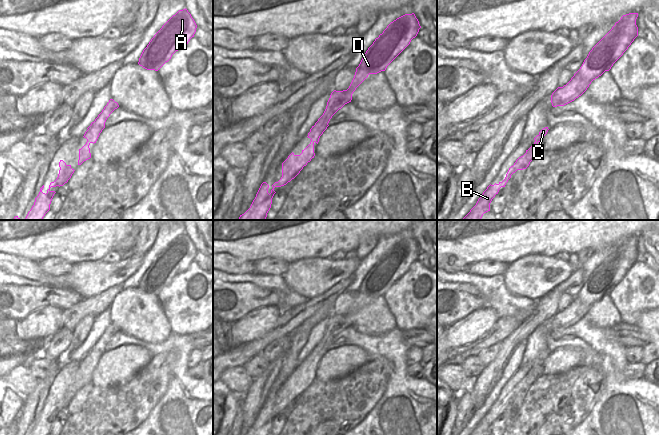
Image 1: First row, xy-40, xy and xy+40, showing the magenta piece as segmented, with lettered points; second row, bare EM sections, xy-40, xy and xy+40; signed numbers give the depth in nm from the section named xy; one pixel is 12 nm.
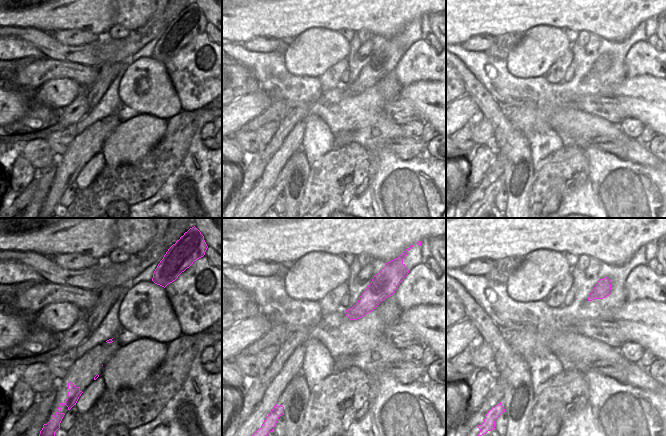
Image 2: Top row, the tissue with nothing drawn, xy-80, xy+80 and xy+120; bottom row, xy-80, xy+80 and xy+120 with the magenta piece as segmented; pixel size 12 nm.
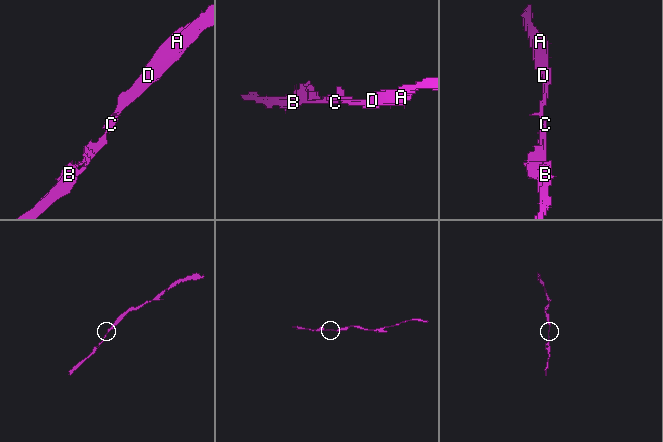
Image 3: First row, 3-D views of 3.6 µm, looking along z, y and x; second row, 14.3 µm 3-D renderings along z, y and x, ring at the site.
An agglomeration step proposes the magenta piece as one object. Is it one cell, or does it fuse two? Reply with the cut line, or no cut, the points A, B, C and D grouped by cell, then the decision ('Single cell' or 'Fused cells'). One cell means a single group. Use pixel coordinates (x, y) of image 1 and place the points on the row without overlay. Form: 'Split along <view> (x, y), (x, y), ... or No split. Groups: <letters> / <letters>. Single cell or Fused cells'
No split. Groups: A B C D. Single cell

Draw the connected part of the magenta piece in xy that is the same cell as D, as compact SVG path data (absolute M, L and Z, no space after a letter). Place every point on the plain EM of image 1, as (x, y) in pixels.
M405 238L393 246L375 263L373 268L364 278L359 290L356 292L354 302L347 314L334 314L327 326L323 339L318 343L308 357L310 368L302 374L300 379L293 376L282 387L282 401L275 406L271 417L268 417L269 409L263 406L247 435L269 435L272 422L276 417L275 411L286 409L294 403L304 390L314 382L314 367L318 368L320 360L329 350L332 340L345 328L351 326L352 318L356 312L368 301L369 298L377 298L385 295L387 290L410 268L421 252L415 238Z

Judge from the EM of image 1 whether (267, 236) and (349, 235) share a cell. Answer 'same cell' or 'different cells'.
same cell

